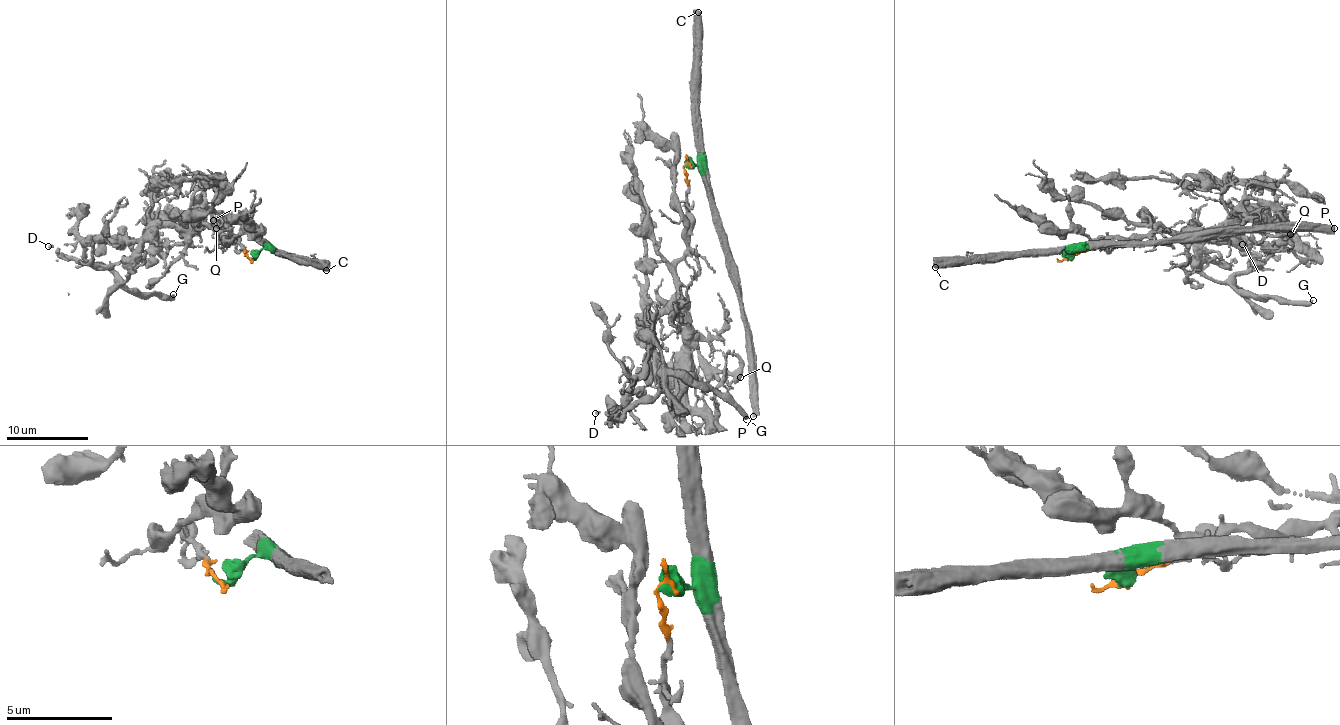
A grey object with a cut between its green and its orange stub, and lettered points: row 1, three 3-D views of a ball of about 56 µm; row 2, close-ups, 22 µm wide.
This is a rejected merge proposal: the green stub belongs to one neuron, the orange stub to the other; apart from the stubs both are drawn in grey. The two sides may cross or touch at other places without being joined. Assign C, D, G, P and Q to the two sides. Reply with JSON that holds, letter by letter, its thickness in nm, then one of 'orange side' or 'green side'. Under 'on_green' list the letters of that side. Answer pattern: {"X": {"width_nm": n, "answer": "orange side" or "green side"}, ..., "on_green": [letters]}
{"C": {"width_nm": 600, "answer": "green side"}, "D": {"width_nm": 180, "answer": "orange side"}, "G": {"width_nm": 360, "answer": "orange side"}, "P": {"width_nm": 550, "answer": "green side"}, "Q": {"width_nm": 440, "answer": "orange side"}, "on_green": ["C", "P"]}

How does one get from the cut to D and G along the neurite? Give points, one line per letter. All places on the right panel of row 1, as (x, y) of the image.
D: (1068, 259), (1112, 238), (1191, 227), (1200, 268), (1232, 282), (1249, 271), (1255, 255), (1242, 244)
G: (1068, 259), (1112, 238), (1141, 239), (1157, 226), (1190, 226), (1205, 274), (1250, 295), (1313, 300)

